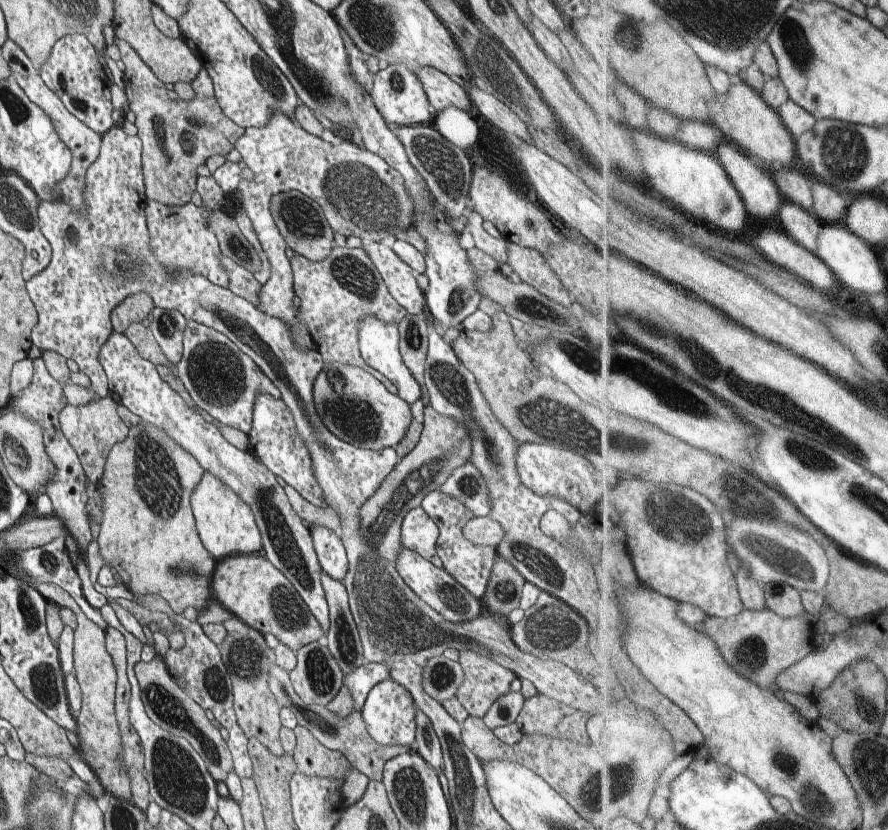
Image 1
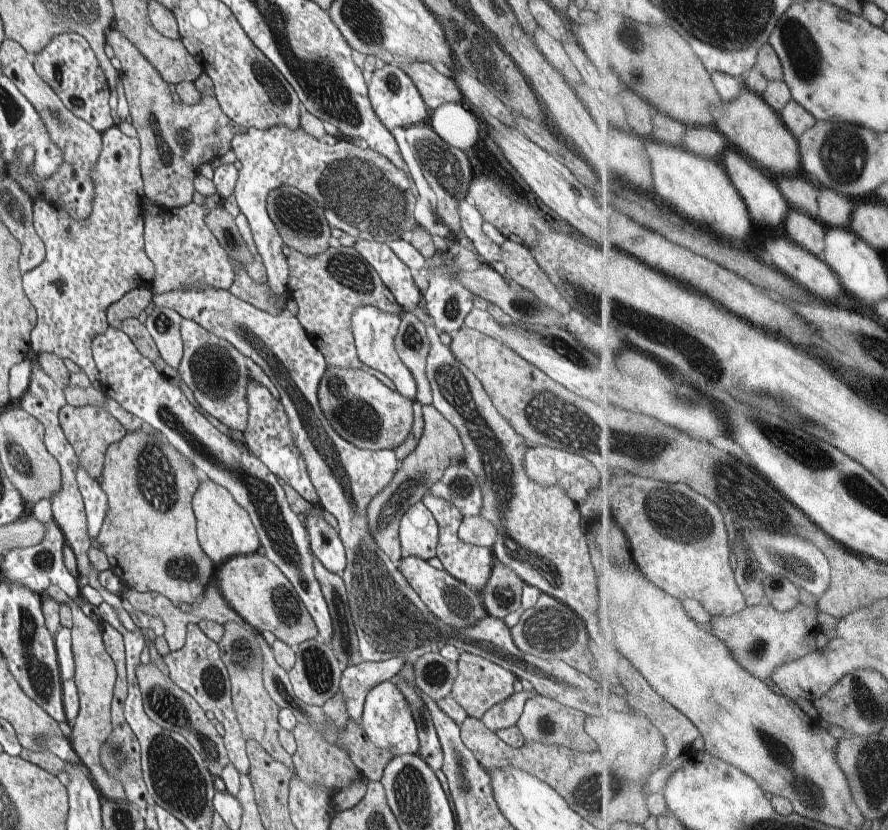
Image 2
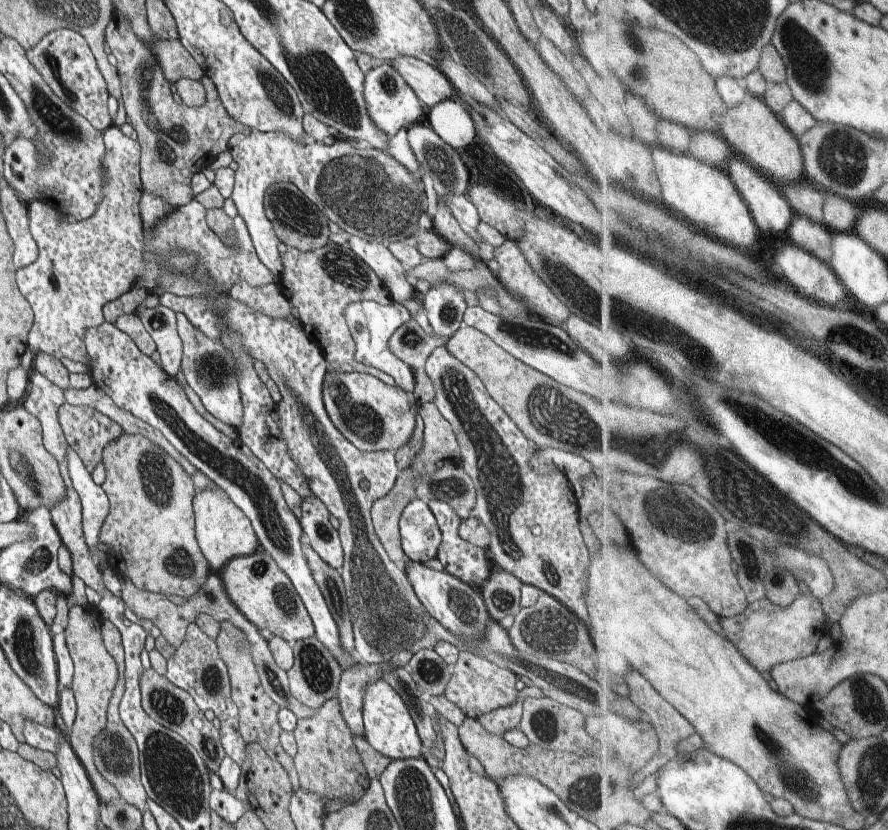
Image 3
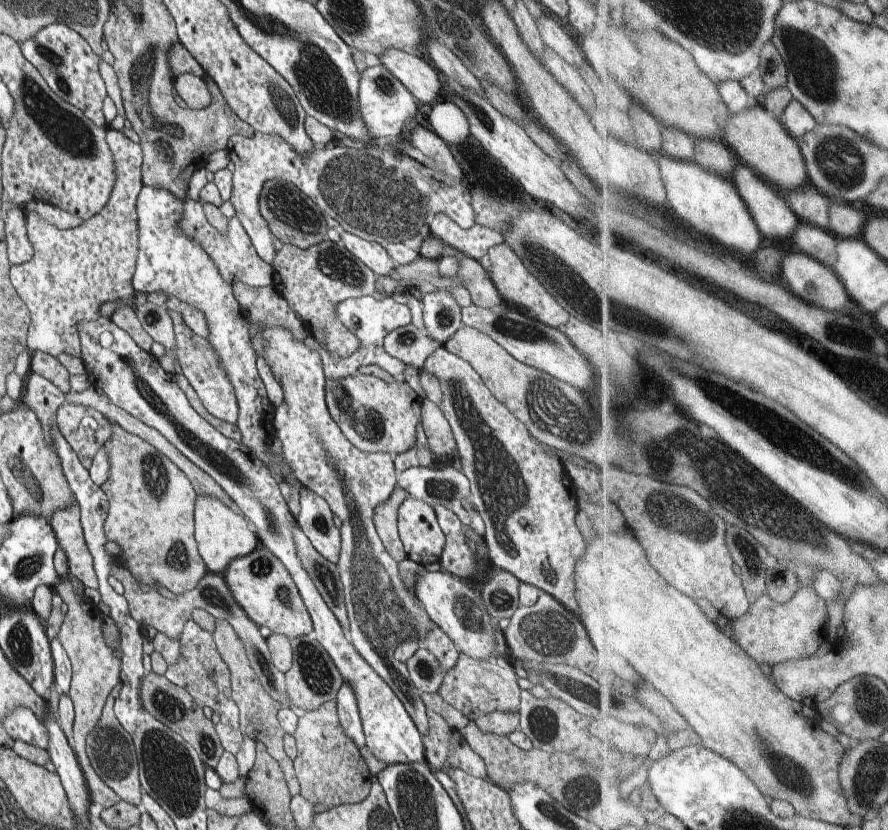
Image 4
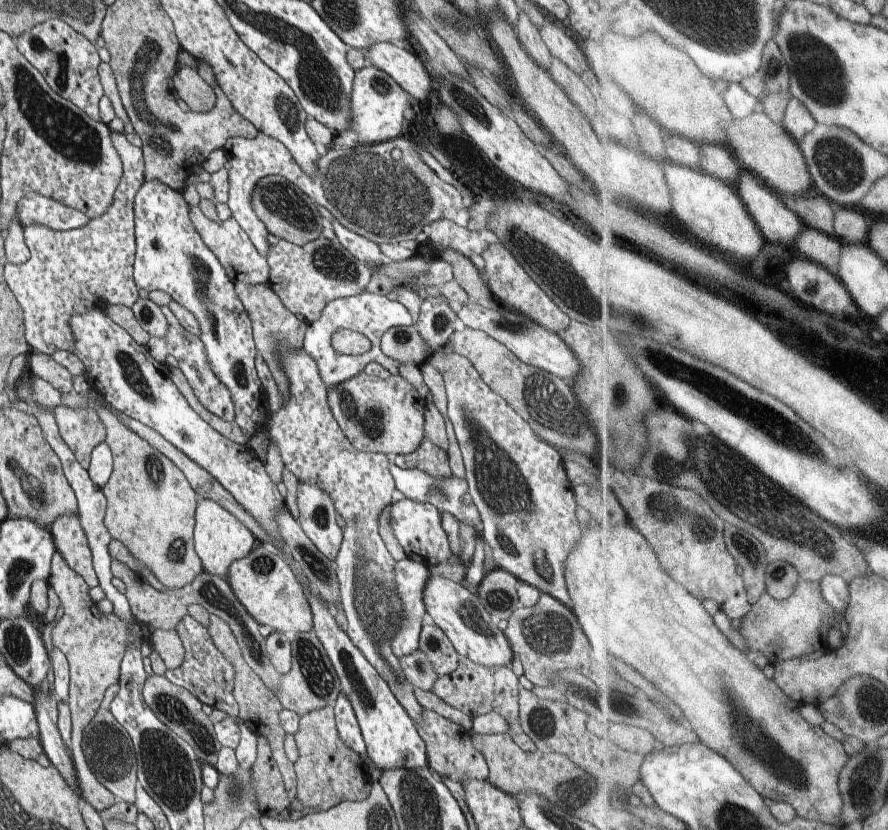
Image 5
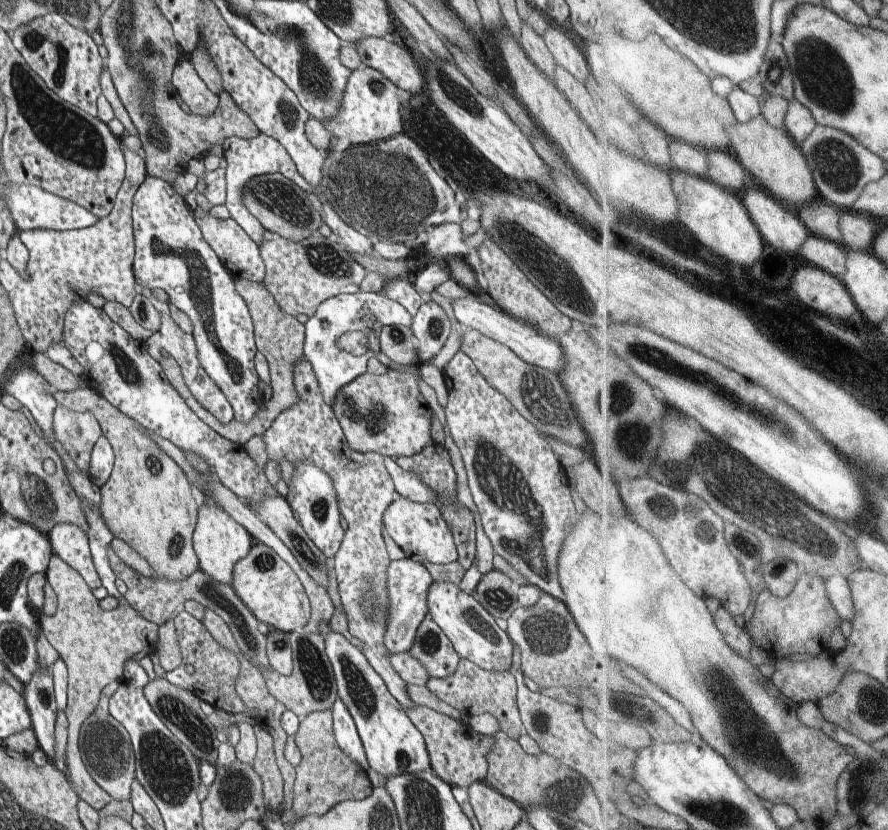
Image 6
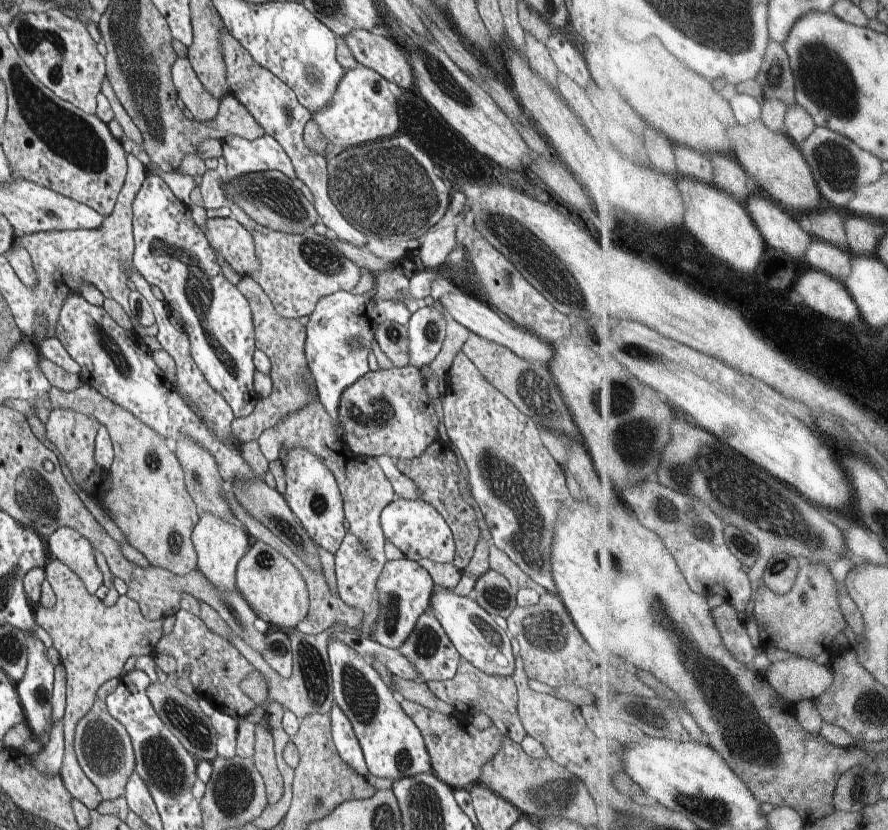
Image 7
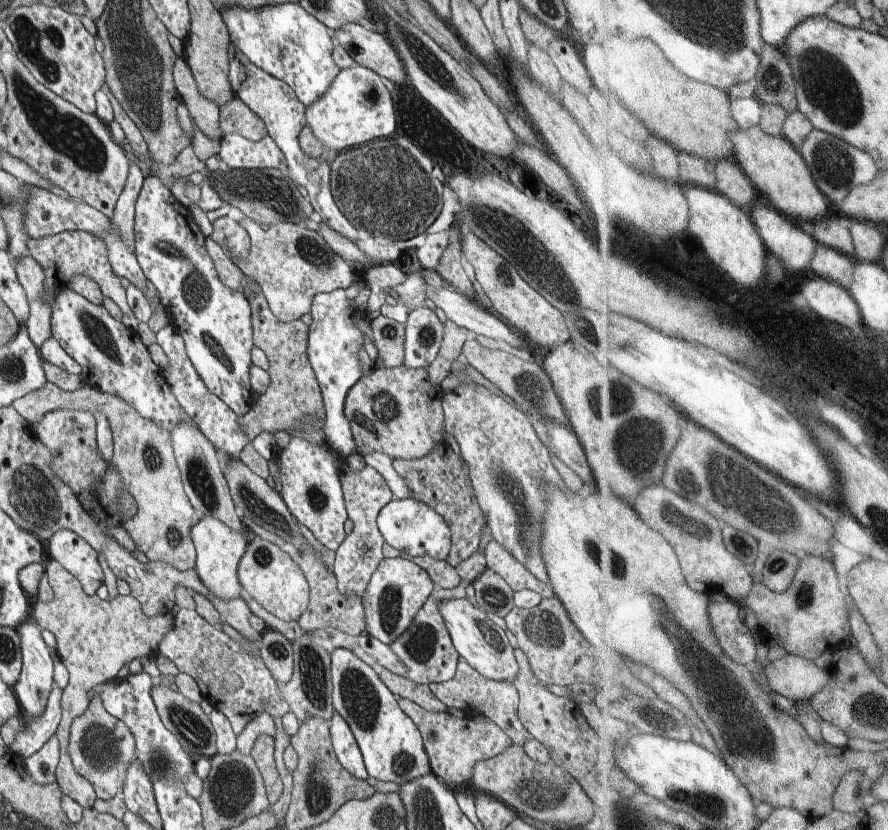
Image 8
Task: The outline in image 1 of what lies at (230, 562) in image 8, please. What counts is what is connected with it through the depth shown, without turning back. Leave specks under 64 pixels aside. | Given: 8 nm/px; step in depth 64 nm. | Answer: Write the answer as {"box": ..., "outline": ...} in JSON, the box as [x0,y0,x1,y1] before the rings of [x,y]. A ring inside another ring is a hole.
{"box":[191,472,263,561],"outline":[[[205,472],[202,475],[192,492],[191,507],[200,540],[216,561],[230,555],[256,554],[263,548],[262,536],[250,506],[214,474]]]}

